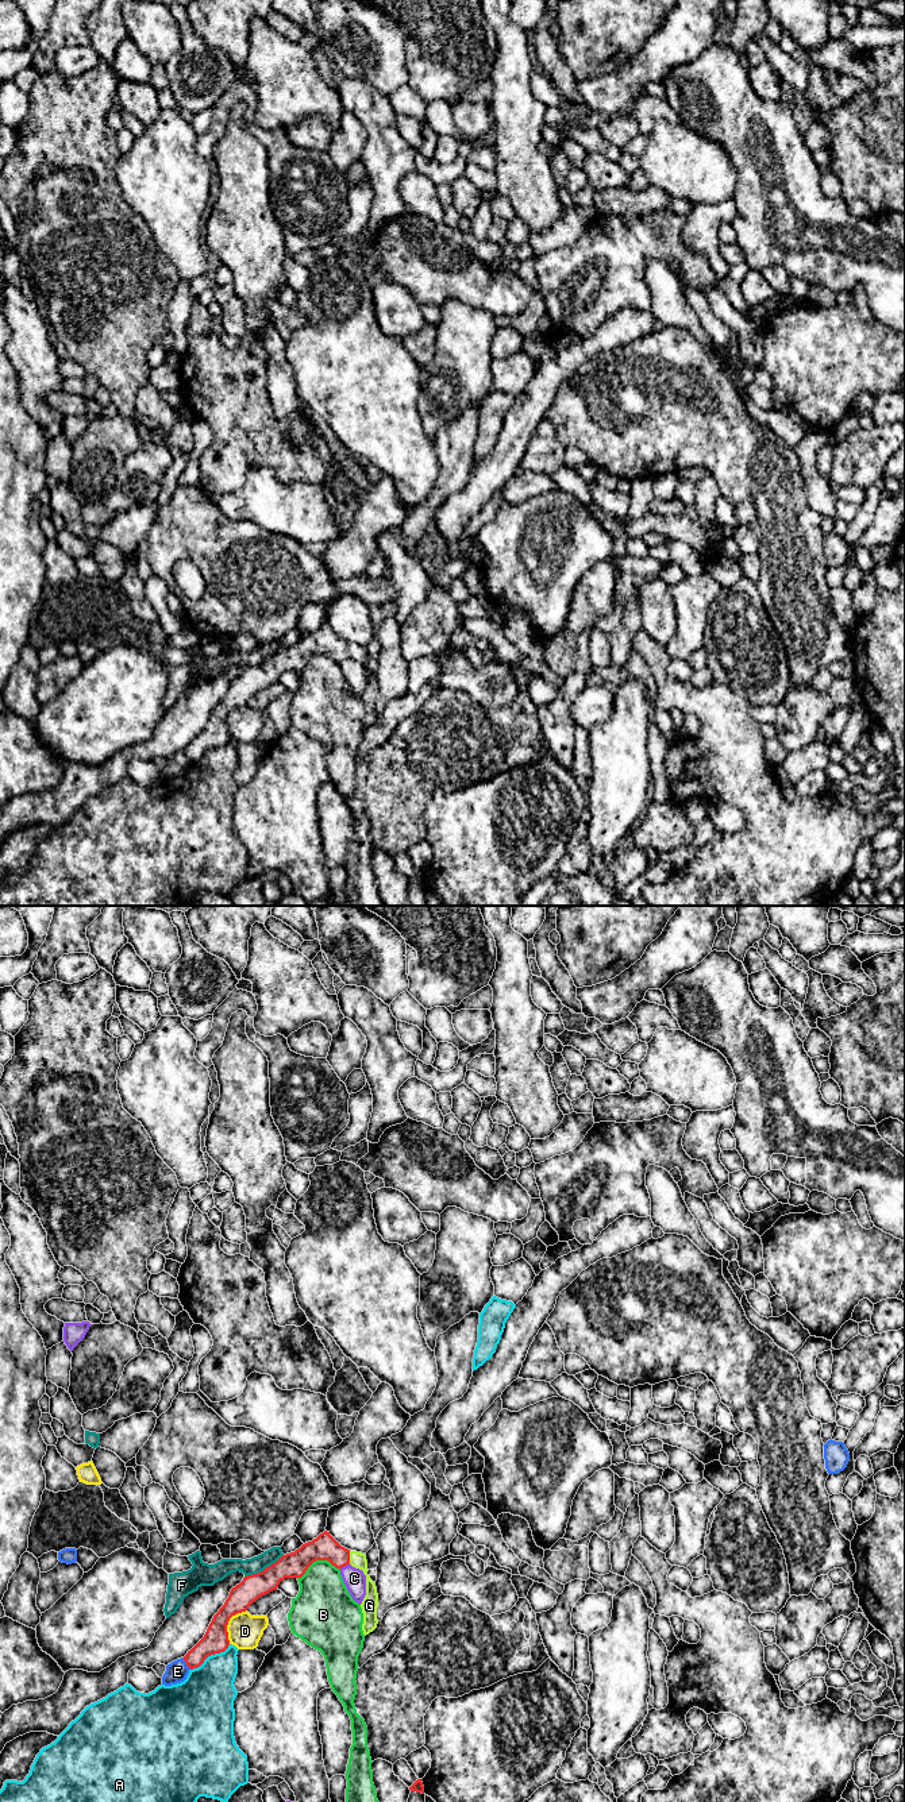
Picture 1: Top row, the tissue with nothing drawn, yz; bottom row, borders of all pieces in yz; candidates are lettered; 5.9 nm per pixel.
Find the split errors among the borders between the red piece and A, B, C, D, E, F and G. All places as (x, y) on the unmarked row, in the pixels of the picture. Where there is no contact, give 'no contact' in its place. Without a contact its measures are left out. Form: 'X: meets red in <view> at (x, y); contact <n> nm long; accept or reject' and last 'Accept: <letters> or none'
A: meets red in yz at (210, 748); contact 280 nm long; reject
B: meets red in yz at (318, 652); contact 260 nm long; reject
C: meets red in yz at (343, 659); contact 70 nm long; reject
D: meets red in yz at (227, 716); contact 240 nm long; reject
E: meets red in yz at (185, 755); contact 90 nm long; reject
F: meets red in yz at (265, 662); contact 280 nm long; reject
G: meets red in yz at (349, 651); contact 80 nm long; accept
Accept: G

